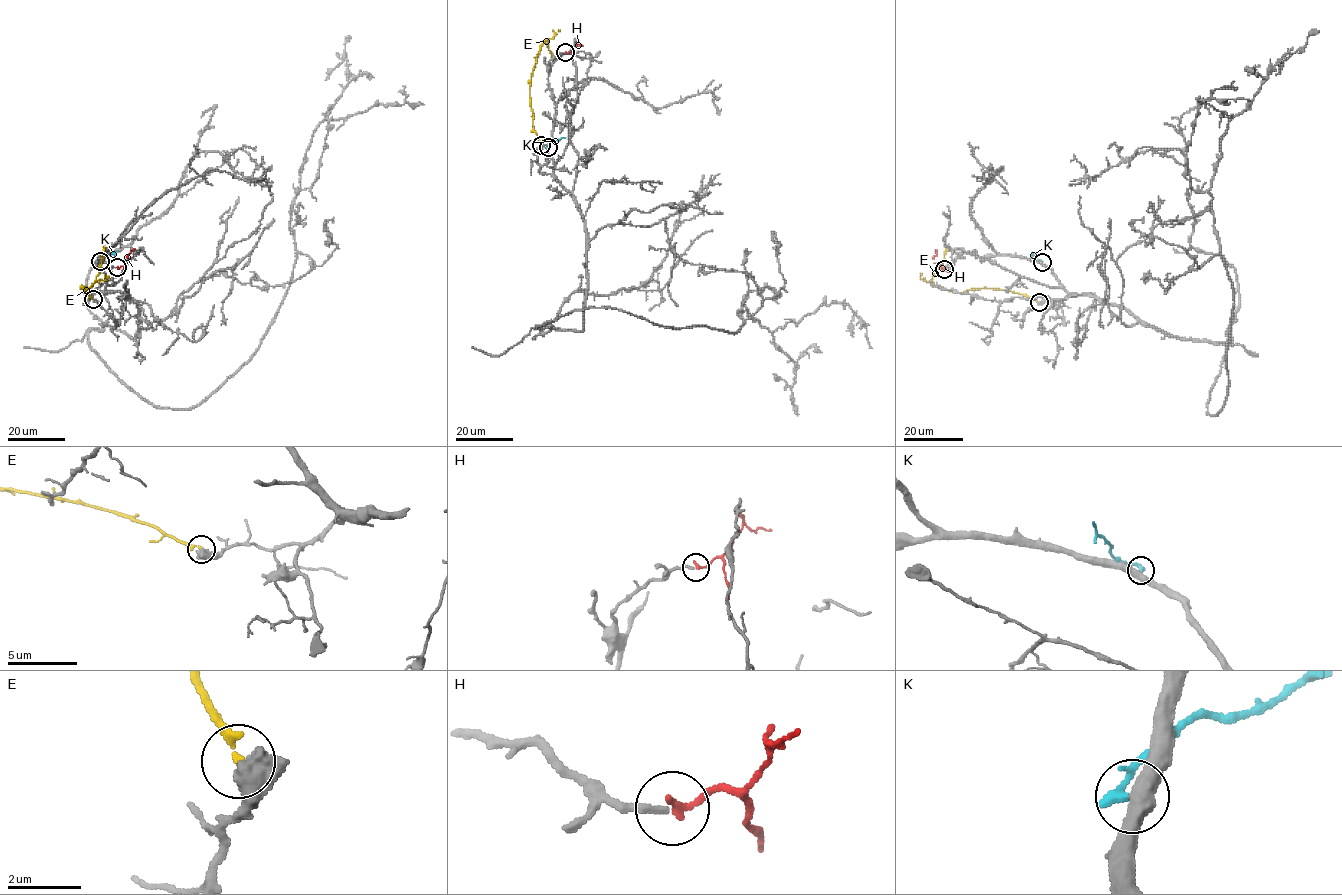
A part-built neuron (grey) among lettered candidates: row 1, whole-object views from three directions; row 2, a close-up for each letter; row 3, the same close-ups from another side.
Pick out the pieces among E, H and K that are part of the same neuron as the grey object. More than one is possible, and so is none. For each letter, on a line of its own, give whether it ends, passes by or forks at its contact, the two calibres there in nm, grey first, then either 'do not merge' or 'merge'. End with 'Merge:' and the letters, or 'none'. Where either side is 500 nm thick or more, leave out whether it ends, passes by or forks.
E: 750 nm thick on the grey side, 220 nm on the other; do not merge
H: it ends there; 180 nm thick on the grey side, 220 nm on the other; merge
K: it ends there; 460 nm thick on the grey side, 360 nm on the other; do not merge
Merge: H

